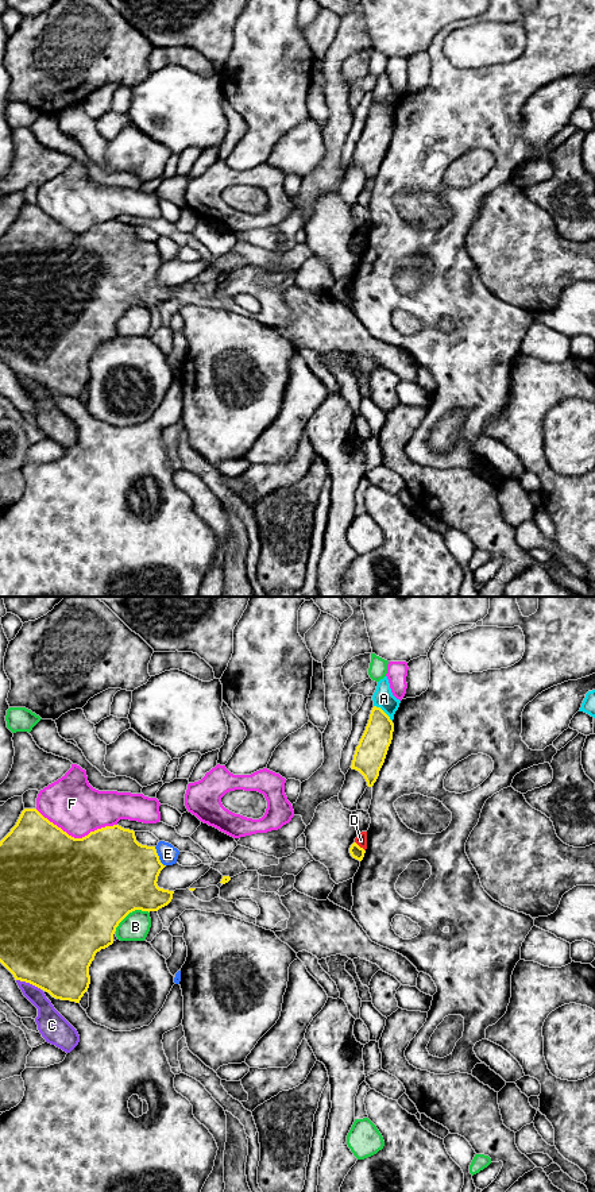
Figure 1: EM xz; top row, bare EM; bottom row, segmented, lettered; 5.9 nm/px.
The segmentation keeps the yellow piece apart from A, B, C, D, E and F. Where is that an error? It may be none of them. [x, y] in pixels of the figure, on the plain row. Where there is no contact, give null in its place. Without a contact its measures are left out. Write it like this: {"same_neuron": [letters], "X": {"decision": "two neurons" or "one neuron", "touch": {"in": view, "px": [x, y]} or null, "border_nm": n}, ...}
{"same_neuron": [], "A": {"decision": "two neurons", "touch": {"in": "xz", "px": [383, 107]}, "border_nm": 150}, "B": {"decision": "two neurons", "touch": {"in": "xz", "px": [130, 307]}, "border_nm": 240}, "C": {"decision": "two neurons", "touch": {"in": "xz", "px": [29, 377]}, "border_nm": 170}, "D": {"decision": "two neurons", "touch": {"in": "xz", "px": [359, 242]}, "border_nm": 90}, "E": {"decision": "two neurons", "touch": {"in": "xz", "px": [158, 251]}, "border_nm": 140}, "F": {"decision": "two neurons", "touch": {"in": "xz", "px": [76, 234]}, "border_nm": 500}}

